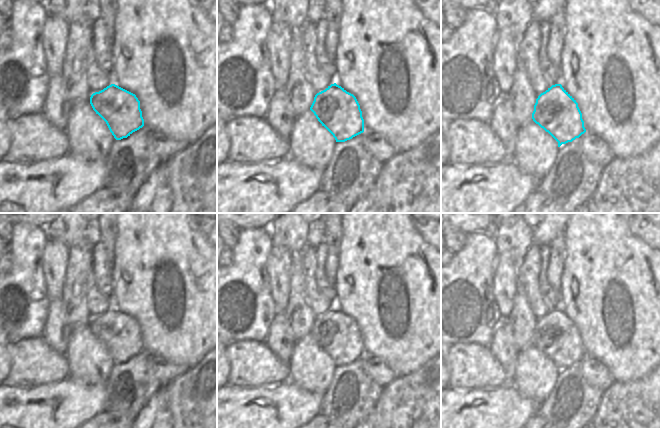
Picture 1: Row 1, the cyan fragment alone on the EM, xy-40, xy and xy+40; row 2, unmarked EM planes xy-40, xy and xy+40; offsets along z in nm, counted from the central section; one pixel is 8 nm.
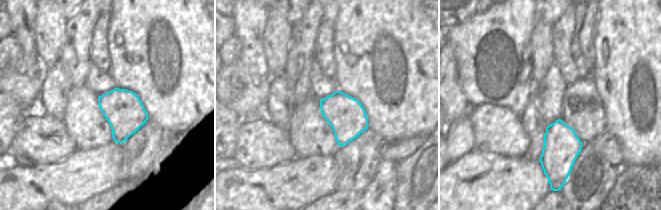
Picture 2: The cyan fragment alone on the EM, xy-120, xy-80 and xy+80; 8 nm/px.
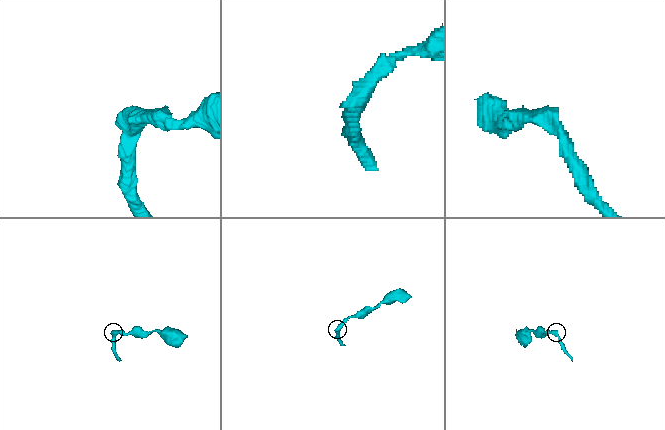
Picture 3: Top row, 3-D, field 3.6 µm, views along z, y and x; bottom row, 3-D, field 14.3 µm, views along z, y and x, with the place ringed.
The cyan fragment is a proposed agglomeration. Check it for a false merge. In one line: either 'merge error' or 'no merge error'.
merge error

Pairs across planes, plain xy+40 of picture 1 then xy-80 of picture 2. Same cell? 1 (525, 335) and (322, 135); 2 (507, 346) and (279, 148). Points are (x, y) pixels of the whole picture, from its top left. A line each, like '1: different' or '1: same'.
1: different
2: different

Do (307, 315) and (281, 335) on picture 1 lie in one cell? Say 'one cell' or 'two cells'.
one cell

